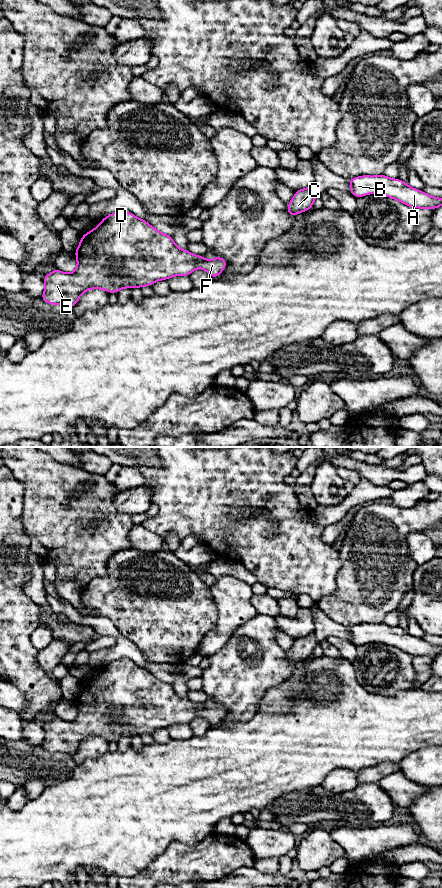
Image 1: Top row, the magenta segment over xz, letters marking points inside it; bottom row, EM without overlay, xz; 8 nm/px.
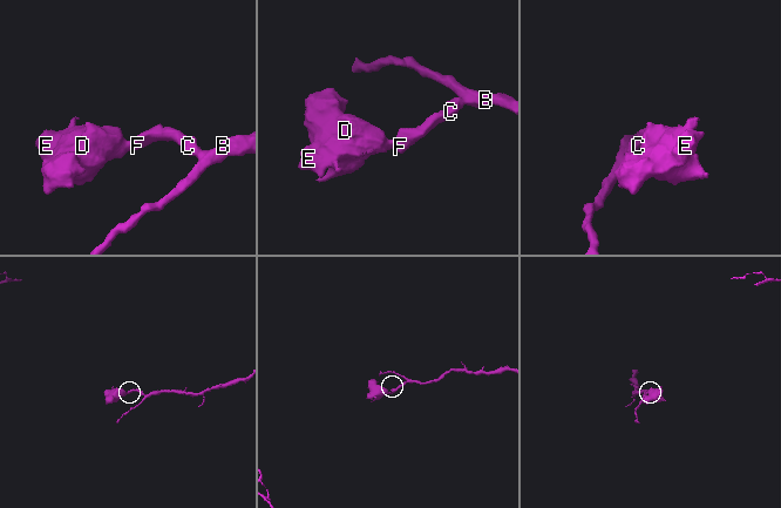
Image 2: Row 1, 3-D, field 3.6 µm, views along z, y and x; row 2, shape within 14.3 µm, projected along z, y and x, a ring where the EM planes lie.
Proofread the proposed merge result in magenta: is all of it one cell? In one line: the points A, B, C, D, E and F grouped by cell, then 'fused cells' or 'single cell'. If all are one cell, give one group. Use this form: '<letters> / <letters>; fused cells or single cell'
A B C D E F; single cell

